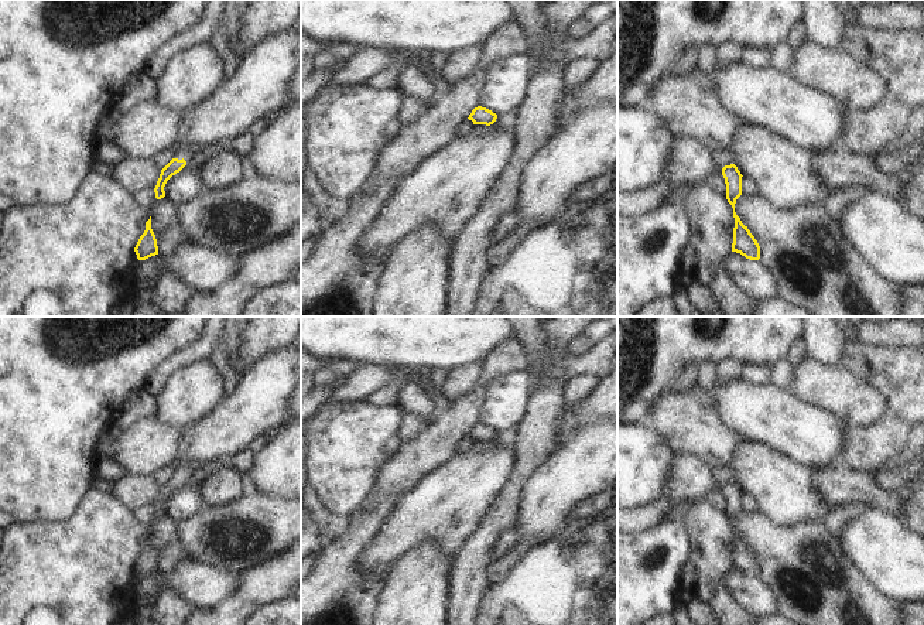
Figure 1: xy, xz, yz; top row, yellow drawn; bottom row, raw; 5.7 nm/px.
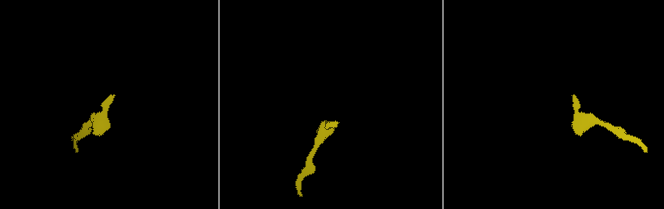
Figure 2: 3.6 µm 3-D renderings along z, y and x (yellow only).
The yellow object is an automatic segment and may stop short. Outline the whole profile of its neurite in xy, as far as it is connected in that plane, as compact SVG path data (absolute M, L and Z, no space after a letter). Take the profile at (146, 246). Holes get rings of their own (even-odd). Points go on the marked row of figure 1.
M151 216L146 222L146 230L140 236L140 239L134 247L134 252L136 252L138 260L146 260L151 256L158 255L157 239L155 239L153 229L151 229Z

